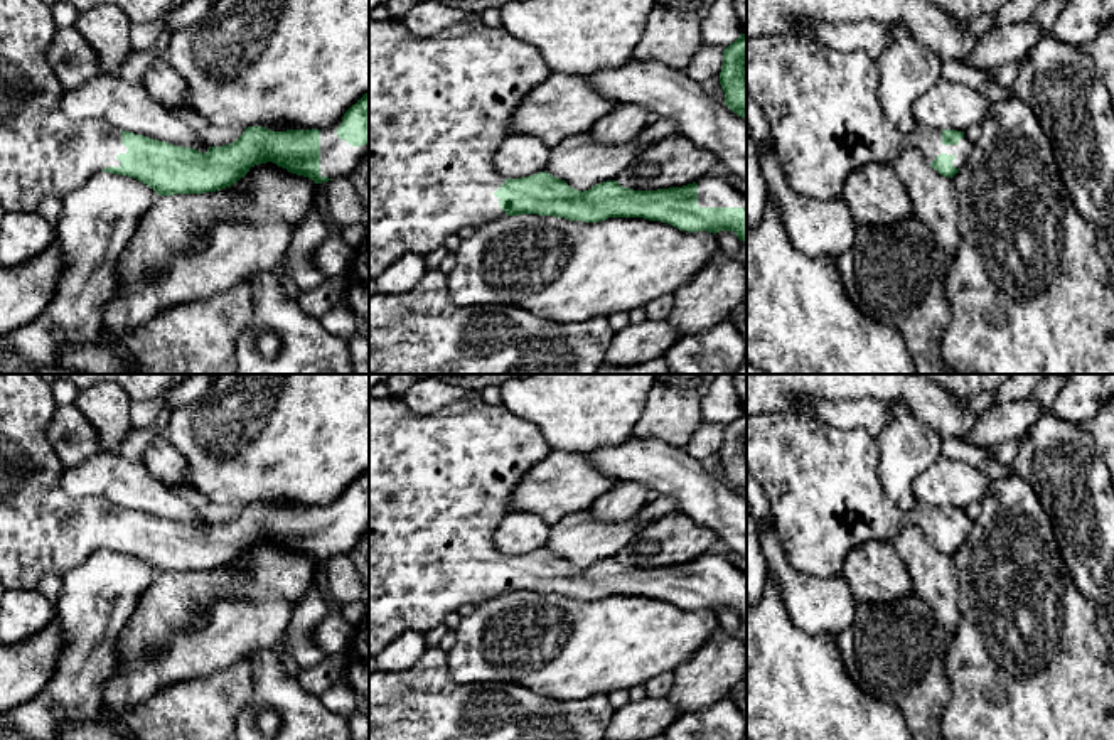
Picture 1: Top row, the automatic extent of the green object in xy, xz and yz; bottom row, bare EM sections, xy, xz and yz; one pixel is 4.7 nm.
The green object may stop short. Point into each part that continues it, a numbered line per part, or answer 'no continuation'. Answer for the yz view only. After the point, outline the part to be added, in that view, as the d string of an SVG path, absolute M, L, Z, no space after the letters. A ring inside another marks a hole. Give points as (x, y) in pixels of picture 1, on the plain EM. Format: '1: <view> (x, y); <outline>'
1: yz (823, 486); M767 411L747 416L747 470L758 480L772 509L780 548L790 566L807 575L841 575L849 551L868 541L893 543L903 524L919 528L930 543L937 533L954 533L961 546L972 526L964 512L957 523L942 521L942 507L915 499L912 511L903 512L883 491L878 475L880 450L876 438L863 428L841 430L792 411Z

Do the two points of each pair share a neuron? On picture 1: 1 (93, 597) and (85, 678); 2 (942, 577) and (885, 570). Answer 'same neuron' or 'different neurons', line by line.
1: same neuron
2: different neurons

